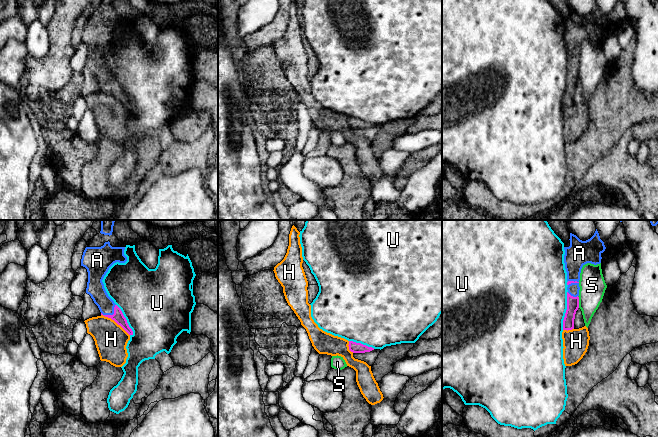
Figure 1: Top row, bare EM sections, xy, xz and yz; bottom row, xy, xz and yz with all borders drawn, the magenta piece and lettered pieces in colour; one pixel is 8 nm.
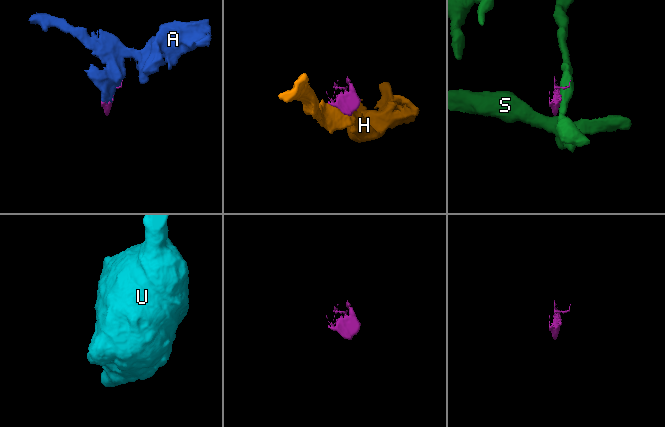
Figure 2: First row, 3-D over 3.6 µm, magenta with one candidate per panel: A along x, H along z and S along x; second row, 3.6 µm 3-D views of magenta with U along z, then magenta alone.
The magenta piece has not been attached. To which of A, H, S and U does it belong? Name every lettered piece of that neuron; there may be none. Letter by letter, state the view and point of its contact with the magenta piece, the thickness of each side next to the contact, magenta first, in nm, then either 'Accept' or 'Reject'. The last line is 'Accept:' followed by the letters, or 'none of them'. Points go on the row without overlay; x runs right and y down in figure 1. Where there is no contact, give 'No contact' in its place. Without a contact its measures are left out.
A: Touches magenta at xy (111, 91). Thickness 90 nm (magenta) against 140 nm. Accept
H: Touches magenta at xy (115, 97). Thickness 90 nm (magenta) against 260 nm. Reject
S: Touches magenta at yz (578, 78). Thickness 100 nm (magenta) against 220 nm. Reject
U: Touches magenta at yz (566, 86). Thickness 100 nm (magenta) against 500 nm. Reject
Accept: A

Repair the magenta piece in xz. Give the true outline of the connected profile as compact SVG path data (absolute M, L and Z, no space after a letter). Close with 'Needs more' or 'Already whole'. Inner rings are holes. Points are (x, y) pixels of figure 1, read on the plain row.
M349 117L349 126L353 129L365 129L365 128L370 128L374 126L372 123L368 123L366 121L363 121L361 119L356 119L353 117Z. Already whole

